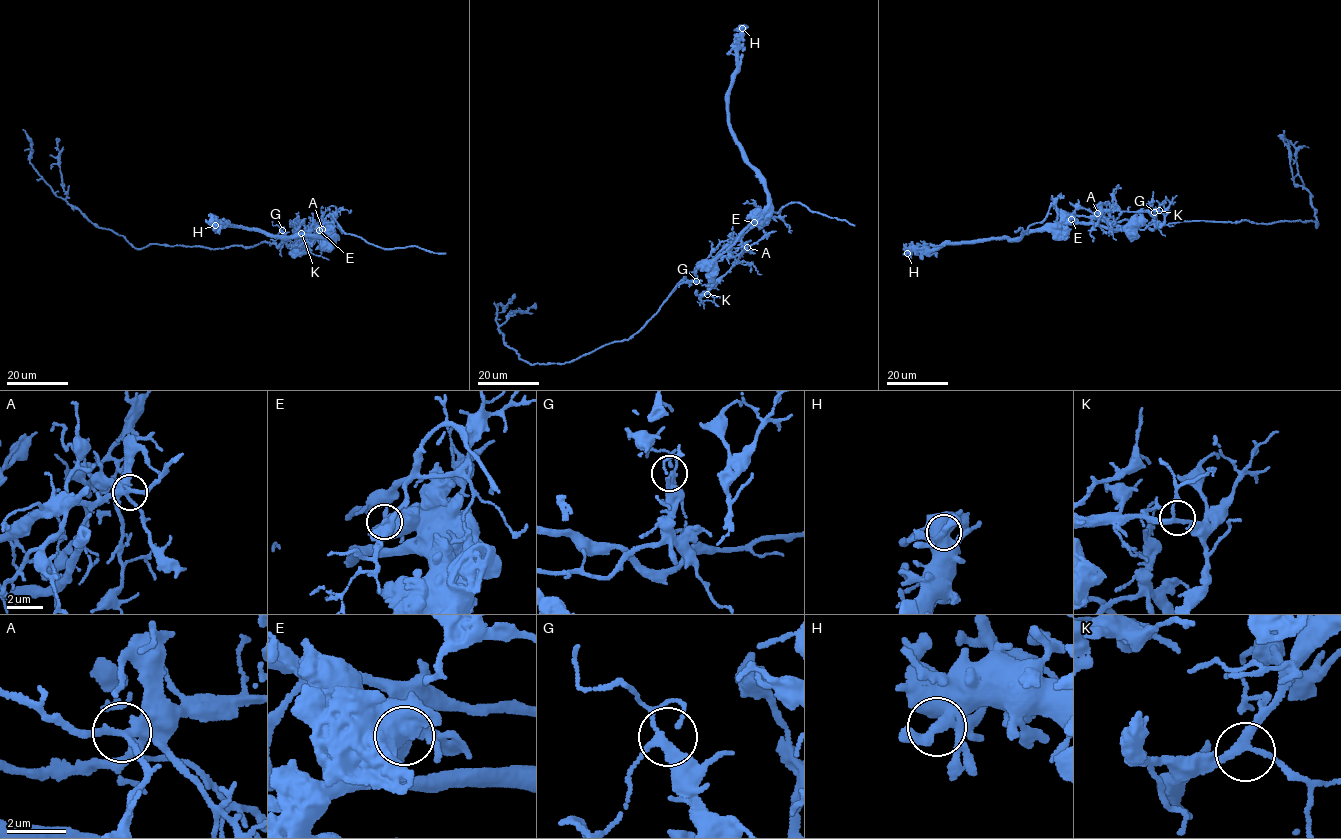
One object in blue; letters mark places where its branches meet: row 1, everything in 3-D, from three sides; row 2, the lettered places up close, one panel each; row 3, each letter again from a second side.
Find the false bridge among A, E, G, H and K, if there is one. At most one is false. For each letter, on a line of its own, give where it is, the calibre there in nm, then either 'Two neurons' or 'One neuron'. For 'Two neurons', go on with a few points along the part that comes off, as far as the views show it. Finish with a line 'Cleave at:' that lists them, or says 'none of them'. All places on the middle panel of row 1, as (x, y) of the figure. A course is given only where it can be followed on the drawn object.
A: Place: (747, 247). Thickness 240 nm. One neuron
E: Place: (754, 222). Thickness 240 nm. Two neurons. Course of the part to remove: (754, 222), (685, 274), (628, 340), (566, 363), (531, 364), (506, 345), (498, 304), (514, 293)
G: Place: (696, 281). Thickness 240 nm. One neuron
H: Place: (742, 28). Thickness 260 nm. One neuron
K: Place: (707, 294). Thickness 240 nm. One neuron
Cleave at: E

